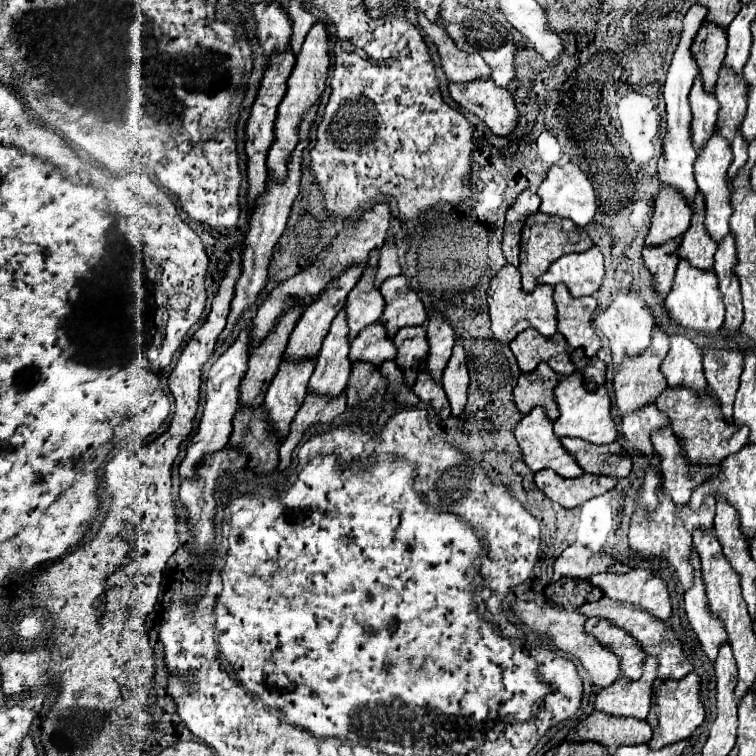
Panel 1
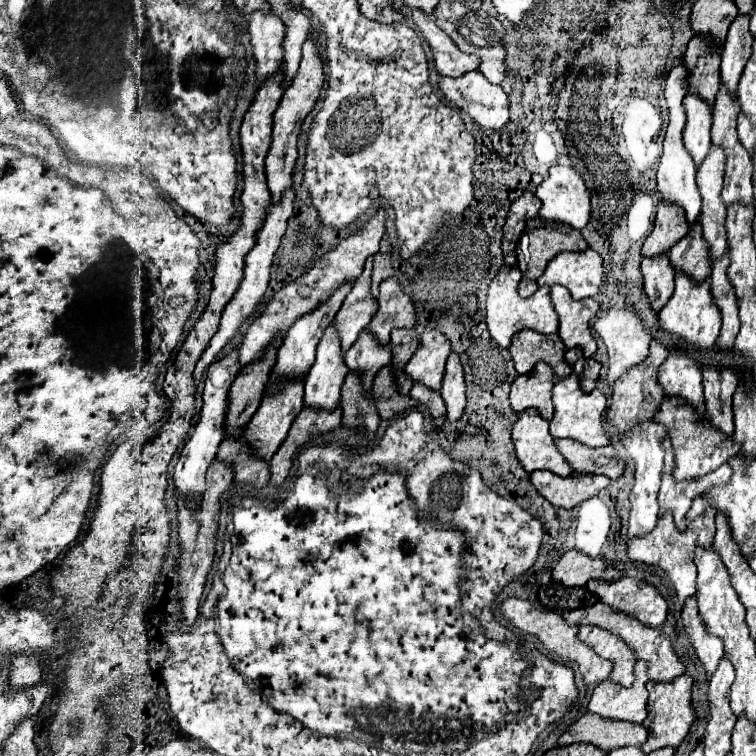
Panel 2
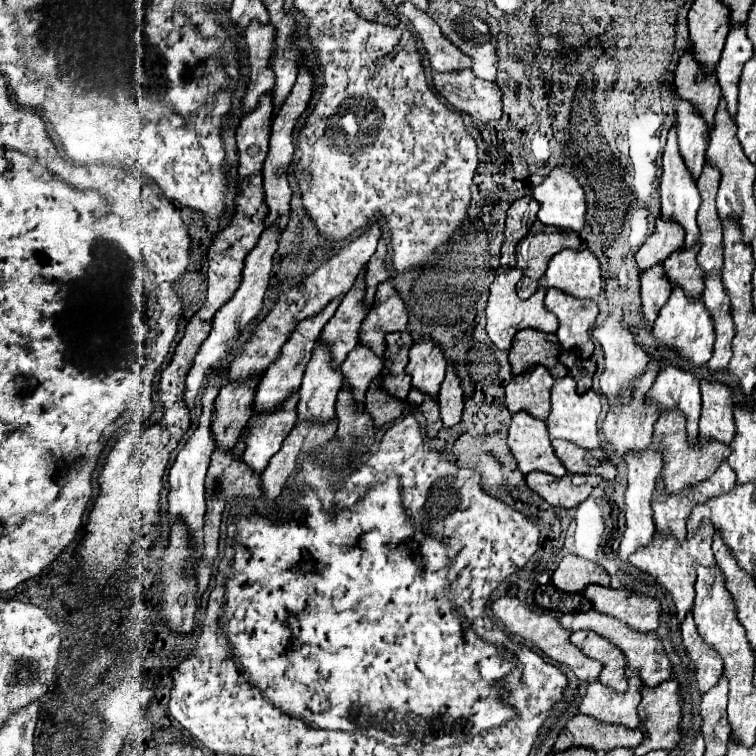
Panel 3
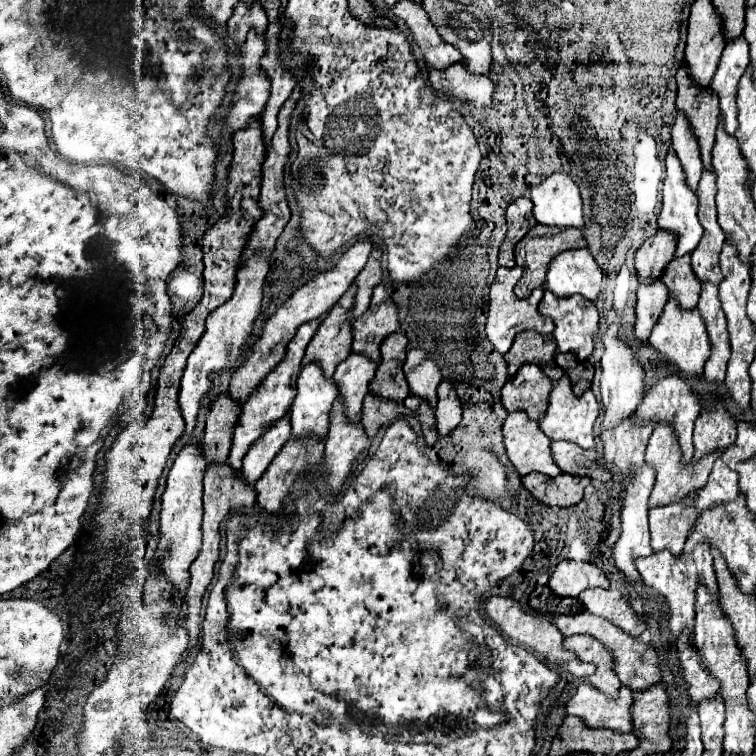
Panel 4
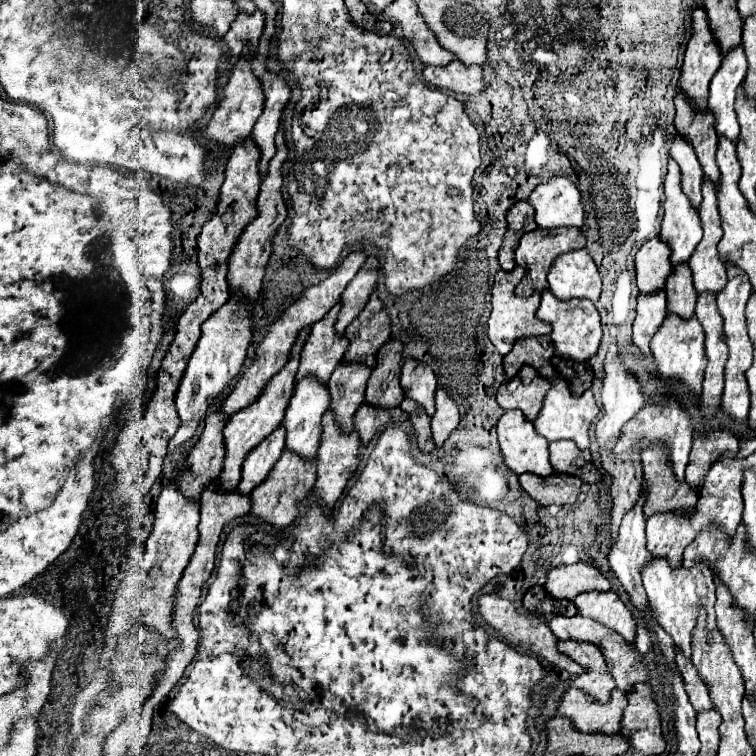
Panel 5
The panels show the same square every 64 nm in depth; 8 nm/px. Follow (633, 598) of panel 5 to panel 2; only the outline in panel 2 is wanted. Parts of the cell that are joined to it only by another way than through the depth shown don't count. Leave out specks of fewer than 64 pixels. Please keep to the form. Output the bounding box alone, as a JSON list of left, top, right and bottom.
[624,422,666,542]

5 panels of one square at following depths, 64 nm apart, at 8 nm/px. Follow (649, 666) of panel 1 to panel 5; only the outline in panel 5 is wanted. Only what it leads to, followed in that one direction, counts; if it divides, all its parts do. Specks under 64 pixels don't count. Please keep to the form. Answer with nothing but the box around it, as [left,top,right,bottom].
[556,688,626,734]

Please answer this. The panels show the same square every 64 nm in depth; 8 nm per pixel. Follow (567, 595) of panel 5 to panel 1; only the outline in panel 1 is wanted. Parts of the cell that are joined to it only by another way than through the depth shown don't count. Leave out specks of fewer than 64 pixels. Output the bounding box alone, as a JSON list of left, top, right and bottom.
[554,544,628,580]

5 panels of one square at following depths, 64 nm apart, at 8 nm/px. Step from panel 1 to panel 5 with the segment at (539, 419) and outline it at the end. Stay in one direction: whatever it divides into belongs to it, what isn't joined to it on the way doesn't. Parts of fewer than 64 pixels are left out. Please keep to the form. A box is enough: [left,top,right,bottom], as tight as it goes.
[496,410,554,476]

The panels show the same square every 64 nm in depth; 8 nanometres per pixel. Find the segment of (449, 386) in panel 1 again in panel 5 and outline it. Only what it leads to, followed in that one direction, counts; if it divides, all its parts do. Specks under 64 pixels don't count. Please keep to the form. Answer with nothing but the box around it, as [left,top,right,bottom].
[432,390,460,448]

